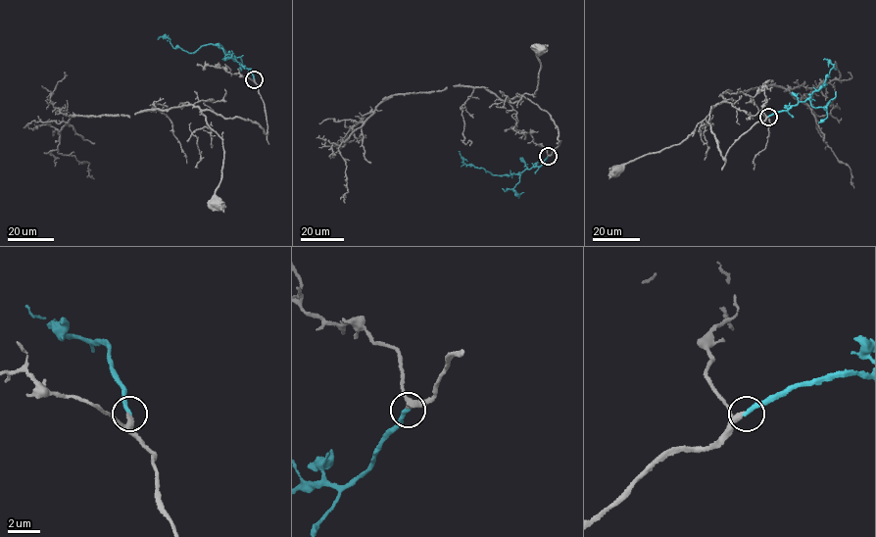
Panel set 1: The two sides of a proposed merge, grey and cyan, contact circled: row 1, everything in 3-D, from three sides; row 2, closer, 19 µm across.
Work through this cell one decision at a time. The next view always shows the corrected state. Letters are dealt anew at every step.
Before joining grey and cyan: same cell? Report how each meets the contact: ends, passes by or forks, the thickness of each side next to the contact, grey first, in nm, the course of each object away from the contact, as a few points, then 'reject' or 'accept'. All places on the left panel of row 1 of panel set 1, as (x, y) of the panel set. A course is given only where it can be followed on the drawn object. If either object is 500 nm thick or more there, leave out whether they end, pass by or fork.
grey passes by; cyan ends; calibres 240 and 280 nm; course grey (254, 79), (265, 105), (267, 133), (241, 118), (201, 111), (224, 151), (216, 204); course cyan (254, 79), (251, 70), (225, 54), (218, 45), (204, 44), (191, 53), (174, 48), (168, 37), (157, 39); accept

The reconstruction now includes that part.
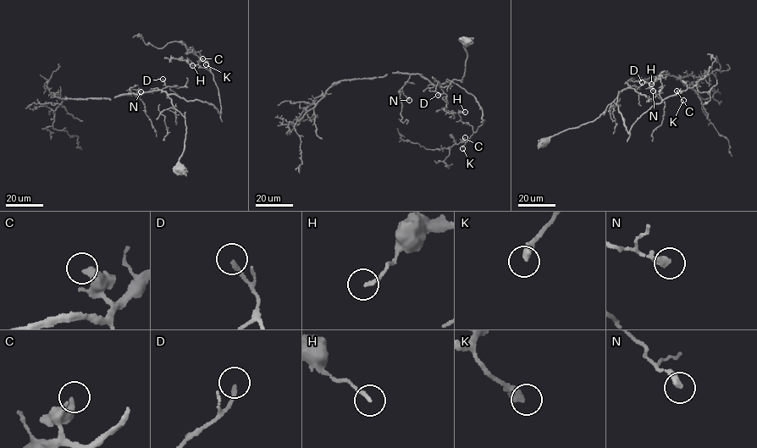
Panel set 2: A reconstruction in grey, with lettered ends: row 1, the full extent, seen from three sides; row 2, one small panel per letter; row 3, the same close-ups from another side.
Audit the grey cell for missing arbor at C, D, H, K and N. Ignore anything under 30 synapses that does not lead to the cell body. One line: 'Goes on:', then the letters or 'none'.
Goes on: none

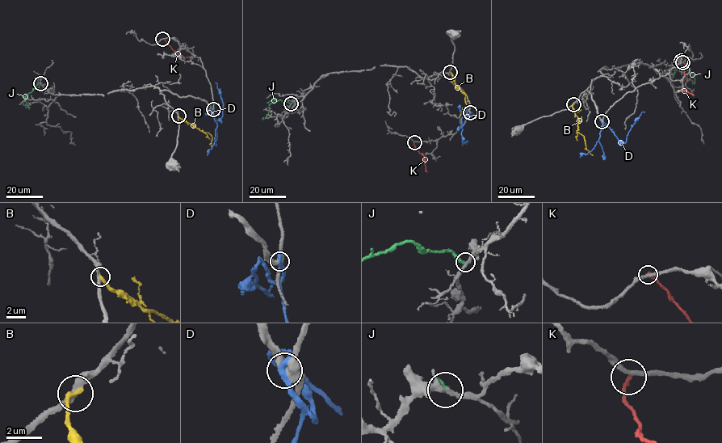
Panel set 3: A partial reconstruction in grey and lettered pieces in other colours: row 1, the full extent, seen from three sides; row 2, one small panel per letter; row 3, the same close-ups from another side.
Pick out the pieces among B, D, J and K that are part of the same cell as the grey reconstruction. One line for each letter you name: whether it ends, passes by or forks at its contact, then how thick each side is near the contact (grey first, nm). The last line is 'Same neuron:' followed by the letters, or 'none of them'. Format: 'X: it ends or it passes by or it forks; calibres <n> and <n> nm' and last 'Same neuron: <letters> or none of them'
Same neuron: none of them

